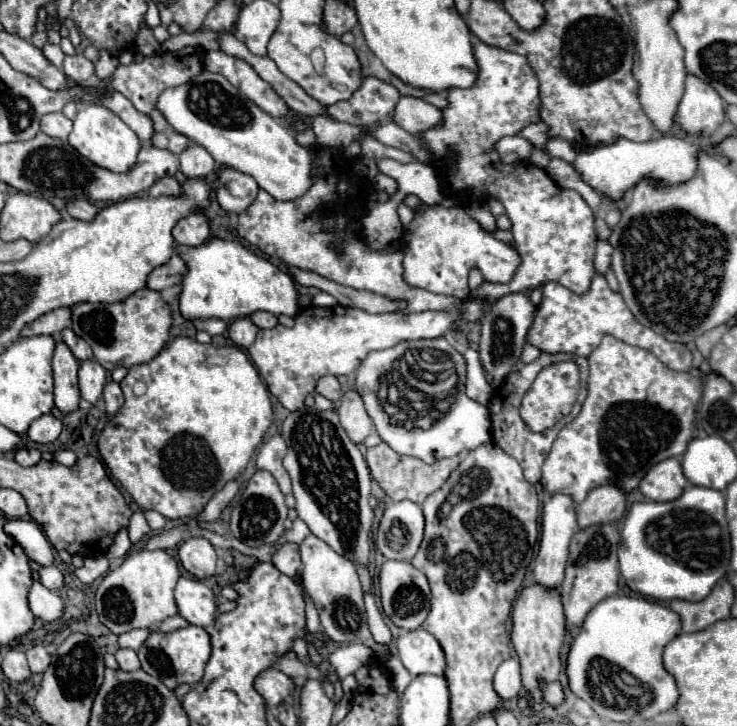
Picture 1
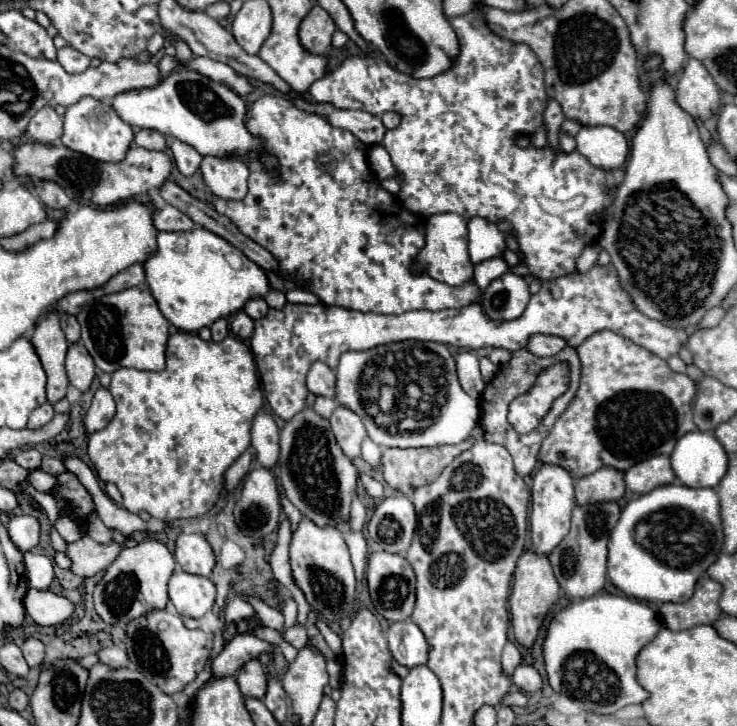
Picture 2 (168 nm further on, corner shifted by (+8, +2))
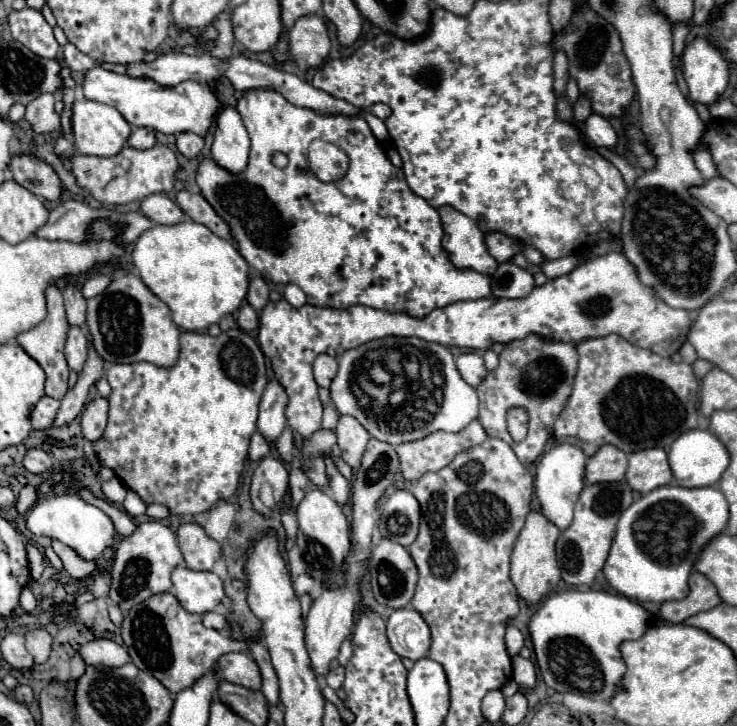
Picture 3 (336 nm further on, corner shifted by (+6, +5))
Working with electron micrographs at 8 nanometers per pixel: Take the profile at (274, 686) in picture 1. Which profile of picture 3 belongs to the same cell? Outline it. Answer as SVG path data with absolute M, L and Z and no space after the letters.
M226 653L216 661L216 675L246 689L260 689L262 677L256 661L248 653Z

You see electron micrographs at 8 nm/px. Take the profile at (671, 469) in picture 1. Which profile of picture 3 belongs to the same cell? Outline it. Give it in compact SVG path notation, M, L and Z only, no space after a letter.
M652 447L630 453L626 481L638 493L650 493L656 487L670 485L672 471L668 469L666 451L660 447Z

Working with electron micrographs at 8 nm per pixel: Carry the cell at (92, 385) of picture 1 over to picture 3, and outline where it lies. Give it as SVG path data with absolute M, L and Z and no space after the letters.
M70 327L66 339L66 361L70 369L78 371L84 367L84 361L88 357L88 339L80 327Z

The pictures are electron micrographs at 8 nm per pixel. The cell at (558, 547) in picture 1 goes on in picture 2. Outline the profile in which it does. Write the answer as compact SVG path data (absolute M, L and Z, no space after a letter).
M540 466L532 486L532 514L530 514L530 538L532 552L538 556L550 556L552 550L564 540L570 528L570 514L574 508L574 480L558 466Z

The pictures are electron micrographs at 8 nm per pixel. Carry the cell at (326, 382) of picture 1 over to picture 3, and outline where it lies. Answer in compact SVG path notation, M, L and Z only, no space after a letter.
M322 353L314 359L314 379L320 387L328 387L332 383L332 379L336 377L336 371L338 371L336 357Z

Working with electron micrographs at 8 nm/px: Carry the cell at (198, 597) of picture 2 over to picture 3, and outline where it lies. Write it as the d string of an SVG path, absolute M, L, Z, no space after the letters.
M178 565L172 573L172 593L190 613L208 613L214 611L222 597L224 587L216 573L212 571L192 571L184 565Z

